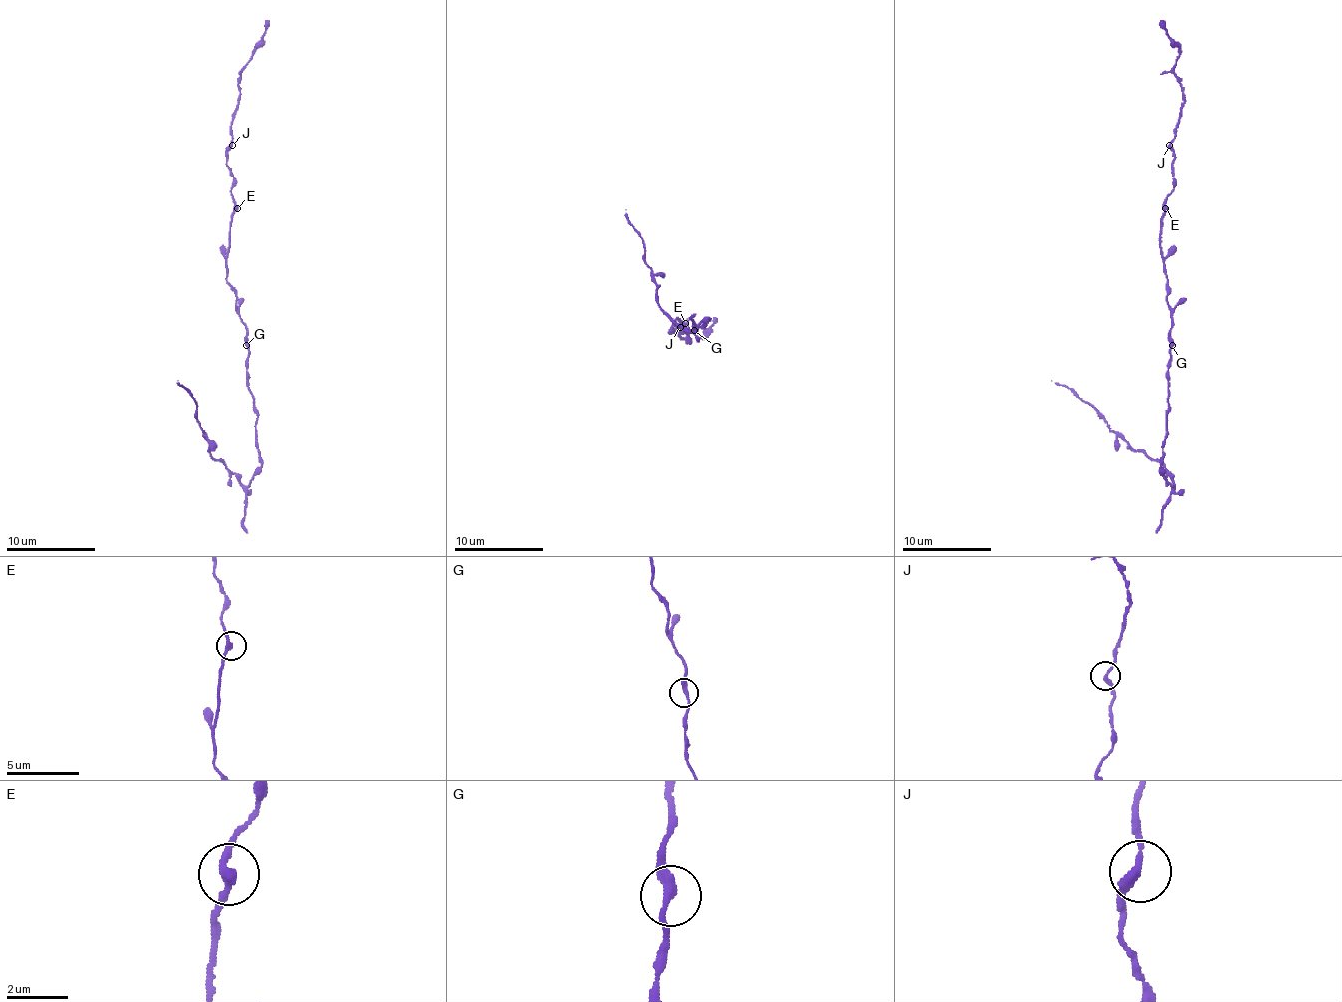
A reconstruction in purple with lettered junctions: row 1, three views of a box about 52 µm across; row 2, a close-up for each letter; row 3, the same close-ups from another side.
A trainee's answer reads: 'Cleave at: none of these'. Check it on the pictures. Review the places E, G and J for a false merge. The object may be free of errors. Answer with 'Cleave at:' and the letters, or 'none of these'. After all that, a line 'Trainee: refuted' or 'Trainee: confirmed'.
Cleave at: none of these
Trainee: confirmed

